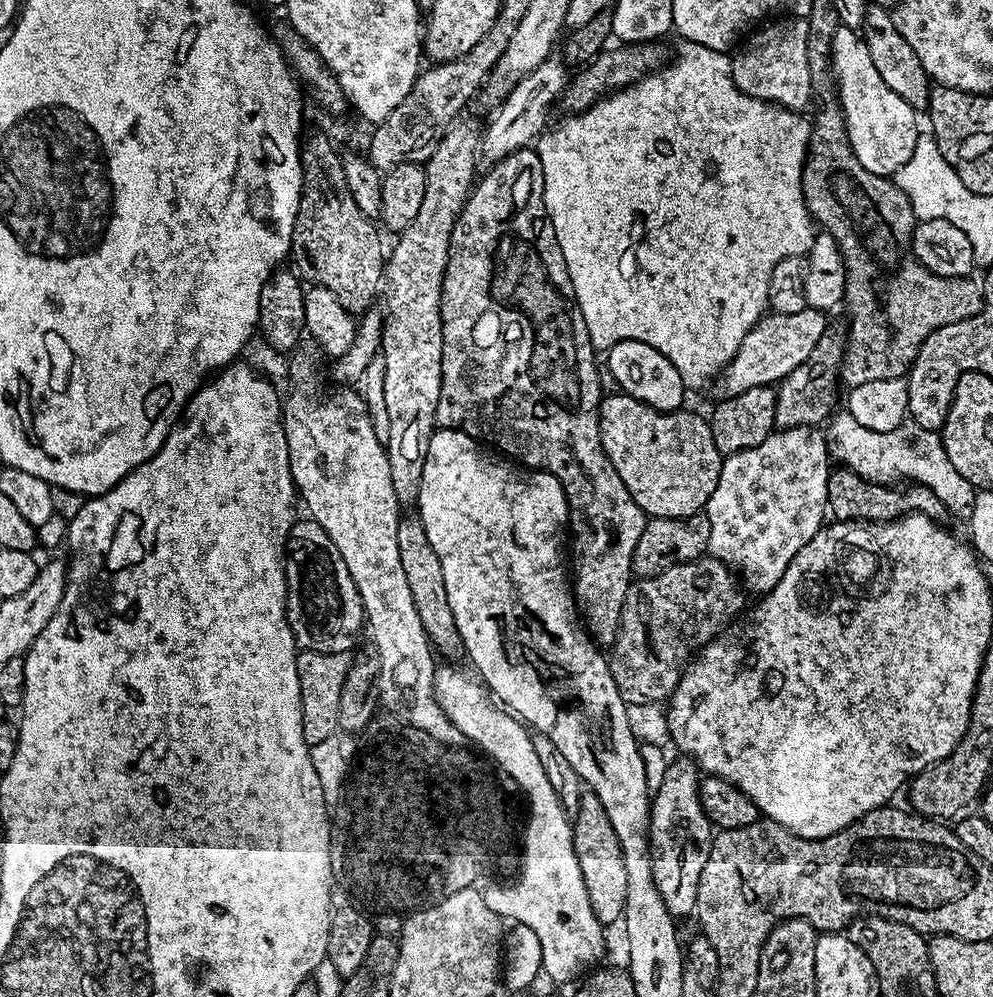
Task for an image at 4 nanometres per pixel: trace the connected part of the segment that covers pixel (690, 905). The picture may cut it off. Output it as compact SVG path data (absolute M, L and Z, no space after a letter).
M691 758L672 760L665 772L665 780L650 800L648 821L648 846L652 850L654 882L662 894L662 902L673 918L693 915L698 898L698 878L702 866L710 858L714 826L706 818L700 801L702 773Z

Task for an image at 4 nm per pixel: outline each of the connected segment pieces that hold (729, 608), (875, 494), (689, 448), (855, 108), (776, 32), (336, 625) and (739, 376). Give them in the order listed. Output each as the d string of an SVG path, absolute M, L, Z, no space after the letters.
M707 554L698 560L670 566L656 576L637 579L628 587L620 615L618 638L612 644L608 661L614 686L618 686L618 694L622 694L625 704L667 701L696 653L721 635L729 622L737 619L735 616L744 608L744 596L745 589L732 569Z
M843 466L829 471L828 474L828 512L840 522L883 522L886 520L899 520L902 516L910 516L917 512L929 516L937 522L944 522L950 516L947 506L930 490L921 484L911 482L903 486L889 486L875 484L862 478L856 472Z
M622 391L601 399L600 433L606 458L645 517L687 520L707 509L710 494L718 486L724 456L714 442L712 425L688 411L659 412Z
M843 26L837 28L832 43L832 70L836 78L840 109L844 112L848 141L858 162L862 162L862 166L866 166L866 170L870 174L895 177L898 169L906 166L906 162L910 162L910 158L914 154L918 135L918 129L916 129L917 109L910 107L902 98L898 98L898 94L894 94L894 90L890 90L890 86L886 86L886 82L882 82L882 77L878 75L874 61L870 58L870 50L859 31Z
M796 18L777 24L780 24L777 28L756 32L748 41L743 41L744 49L732 56L732 77L742 94L787 108L790 112L803 113L804 107L814 100L806 46L808 22L807 19Z
M297 519L288 531L288 542L284 546L284 577L288 587L288 625L296 639L297 649L306 652L351 653L357 647L356 635L360 627L363 629L366 624L363 600L338 548L315 520Z
M803 308L798 310L798 314L778 314L772 312L760 317L760 320L752 327L750 334L746 336L742 342L742 346L738 350L738 354L729 362L727 368L722 373L722 381L724 380L725 397L737 396L746 390L750 390L754 386L779 385L790 374L790 370L798 370L798 366L802 366L810 358L810 354L814 354L814 346L818 346L818 338L822 338L826 327L825 313L814 308Z

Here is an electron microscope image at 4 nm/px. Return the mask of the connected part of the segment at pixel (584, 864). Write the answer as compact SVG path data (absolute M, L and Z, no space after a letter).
M591 790L585 791L572 820L574 854L578 858L578 870L582 870L582 882L586 882L586 894L590 894L590 906L600 923L611 926L624 915L626 907L626 858L622 858L622 846L610 818Z

